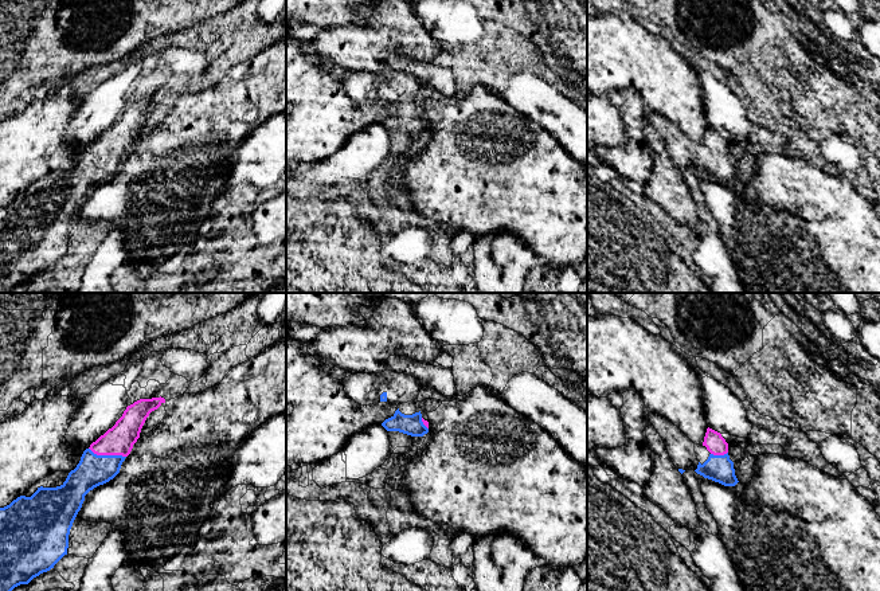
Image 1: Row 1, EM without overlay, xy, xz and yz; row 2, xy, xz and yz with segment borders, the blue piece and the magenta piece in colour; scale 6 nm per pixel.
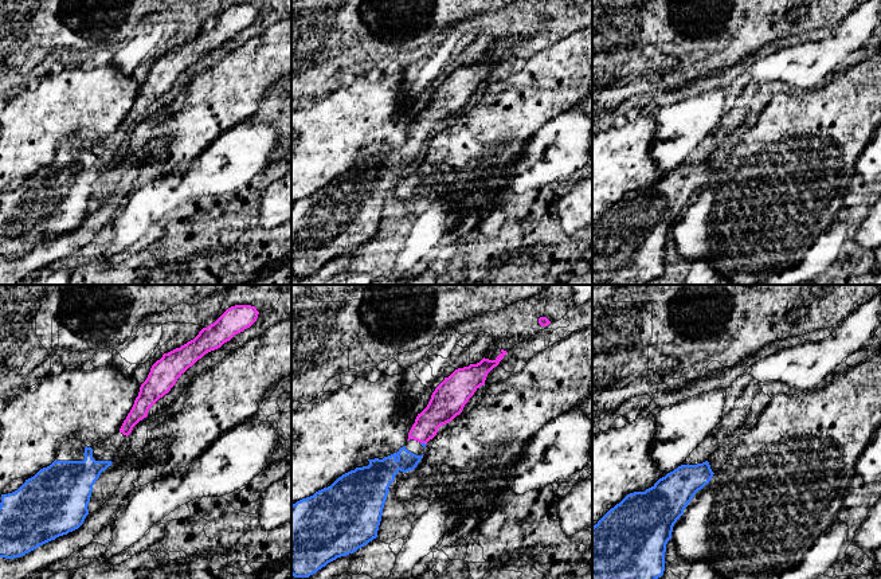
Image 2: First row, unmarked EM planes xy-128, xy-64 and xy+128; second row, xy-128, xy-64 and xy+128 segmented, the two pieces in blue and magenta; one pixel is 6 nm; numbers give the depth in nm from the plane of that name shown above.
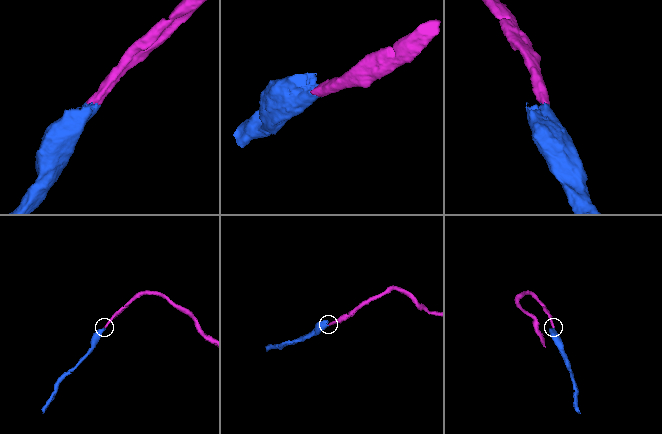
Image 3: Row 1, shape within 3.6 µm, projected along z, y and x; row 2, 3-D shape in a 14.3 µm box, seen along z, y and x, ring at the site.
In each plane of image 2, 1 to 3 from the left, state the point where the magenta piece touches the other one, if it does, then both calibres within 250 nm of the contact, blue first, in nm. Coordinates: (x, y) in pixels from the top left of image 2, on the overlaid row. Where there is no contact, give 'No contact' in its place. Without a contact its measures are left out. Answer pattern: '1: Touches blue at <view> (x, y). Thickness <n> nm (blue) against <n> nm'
1: No contact
2: Touches blue at xy-64 (423, 443). Thickness 20 nm (blue) against 180 nm
3: No contact

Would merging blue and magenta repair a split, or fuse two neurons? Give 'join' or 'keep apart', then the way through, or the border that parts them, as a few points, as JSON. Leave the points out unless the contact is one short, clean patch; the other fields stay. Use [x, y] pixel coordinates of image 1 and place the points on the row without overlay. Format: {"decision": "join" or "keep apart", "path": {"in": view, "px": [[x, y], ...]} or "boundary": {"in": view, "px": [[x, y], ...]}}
{"decision": "join", "path": {"in": "xy", "px": [[93, 169], [108, 155], [117, 140]]}}

